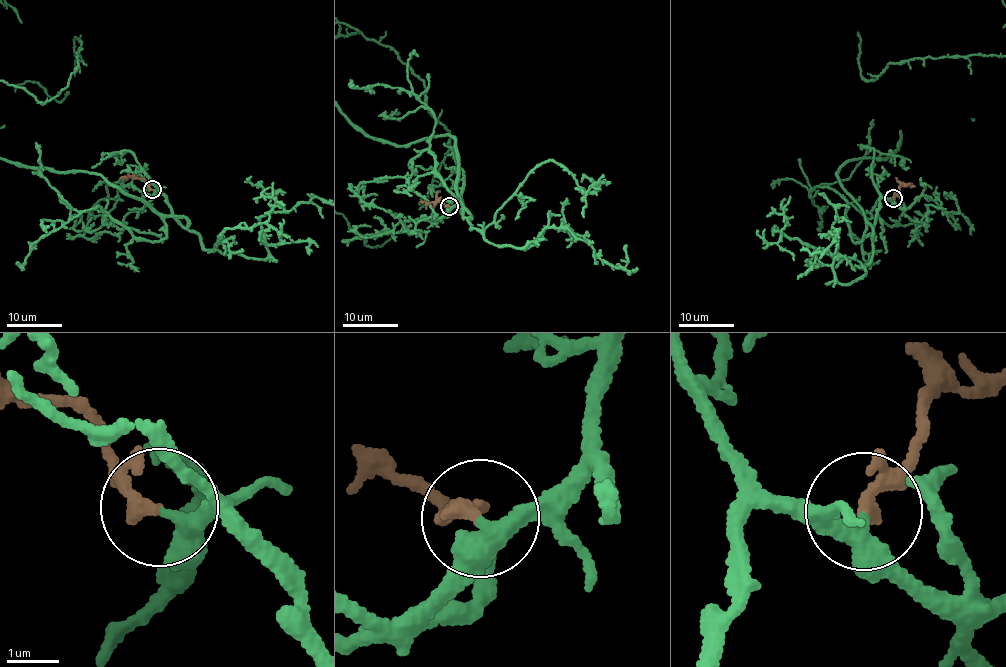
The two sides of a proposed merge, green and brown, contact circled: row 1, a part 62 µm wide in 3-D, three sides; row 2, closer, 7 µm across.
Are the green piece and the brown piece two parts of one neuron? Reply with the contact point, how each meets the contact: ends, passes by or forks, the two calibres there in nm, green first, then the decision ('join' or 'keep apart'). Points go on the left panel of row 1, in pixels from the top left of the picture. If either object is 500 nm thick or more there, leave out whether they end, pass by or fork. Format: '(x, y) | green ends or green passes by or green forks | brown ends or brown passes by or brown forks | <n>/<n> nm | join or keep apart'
(152, 189) | green passes by | brown passes by | 300/200 nm | join

